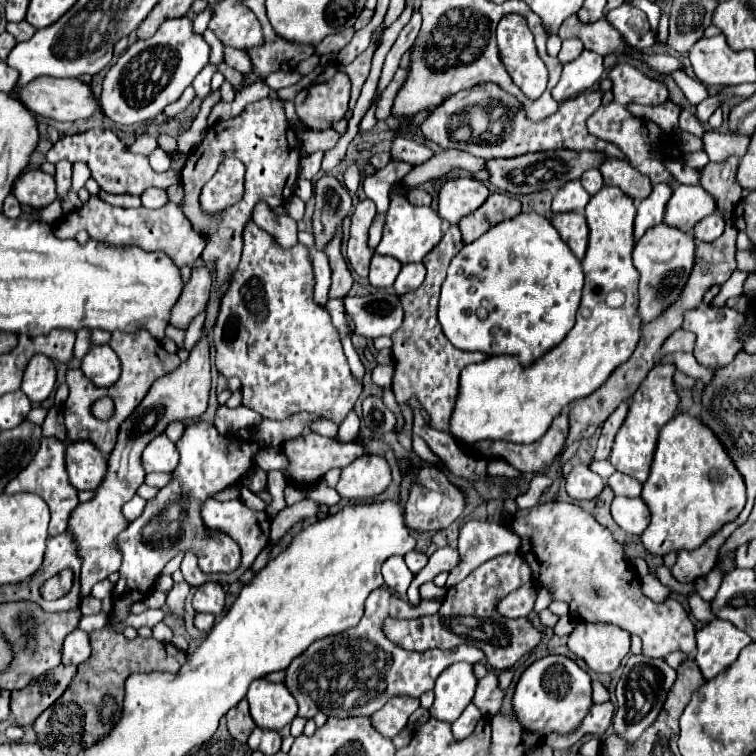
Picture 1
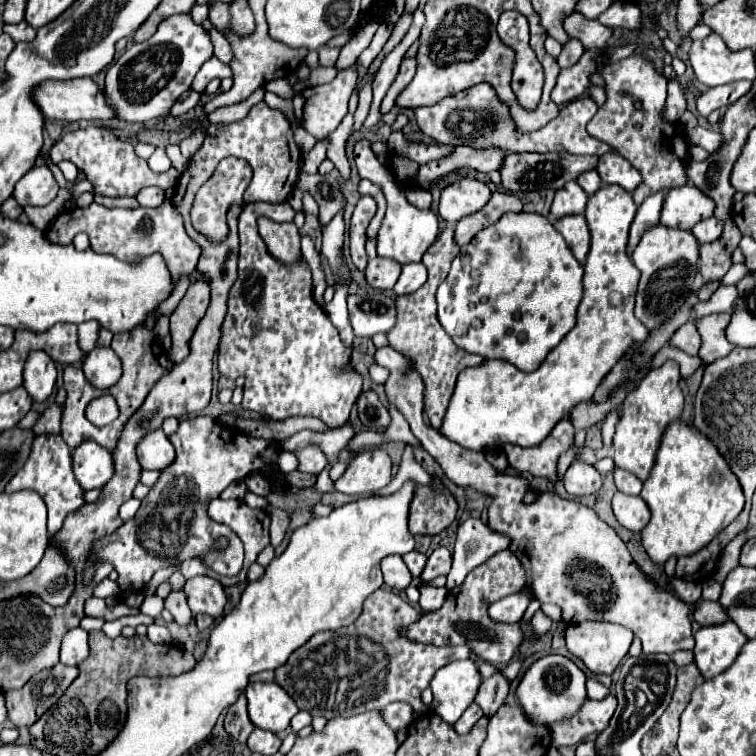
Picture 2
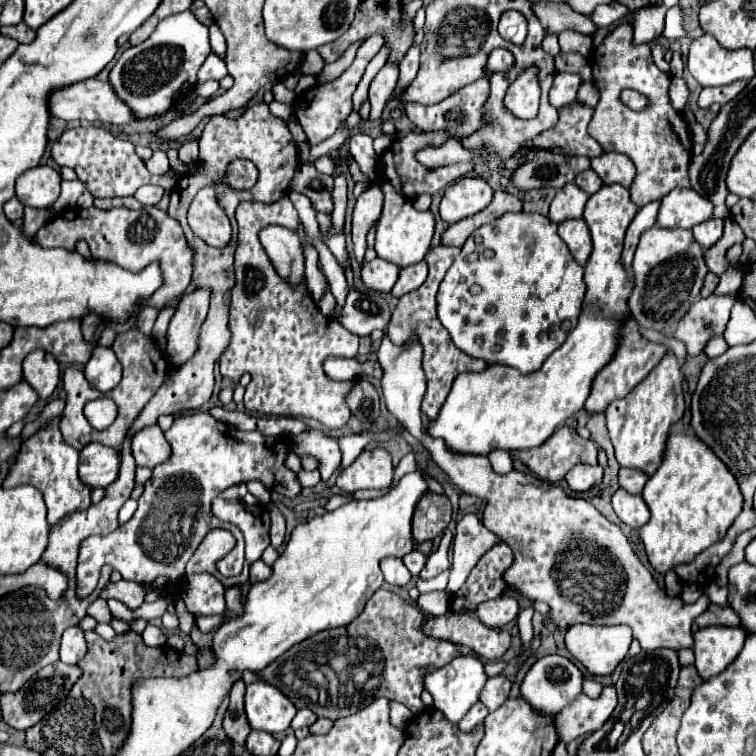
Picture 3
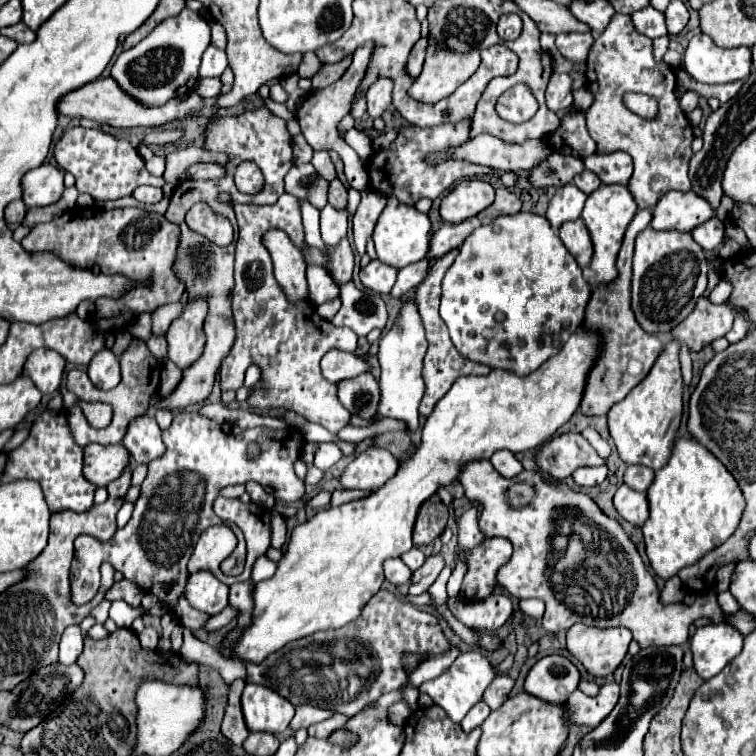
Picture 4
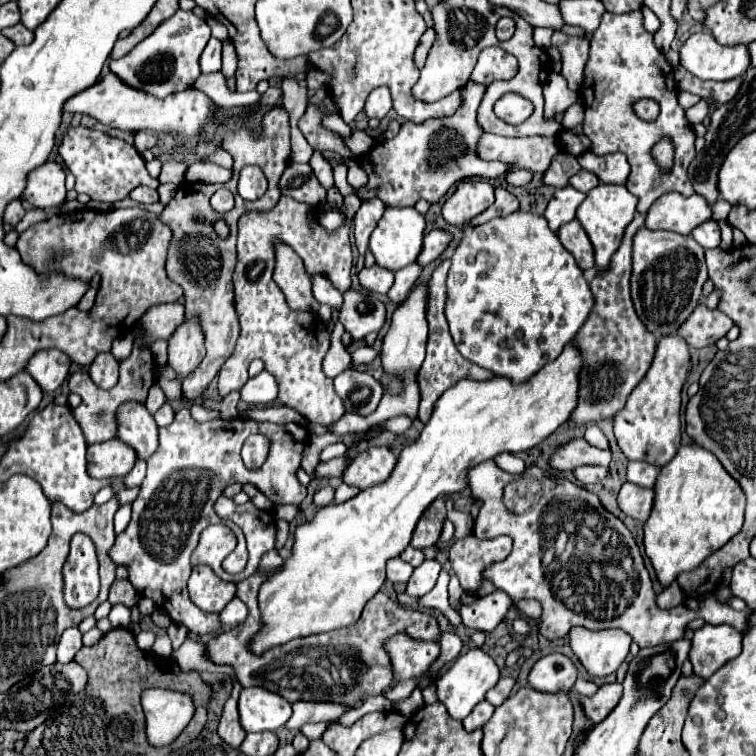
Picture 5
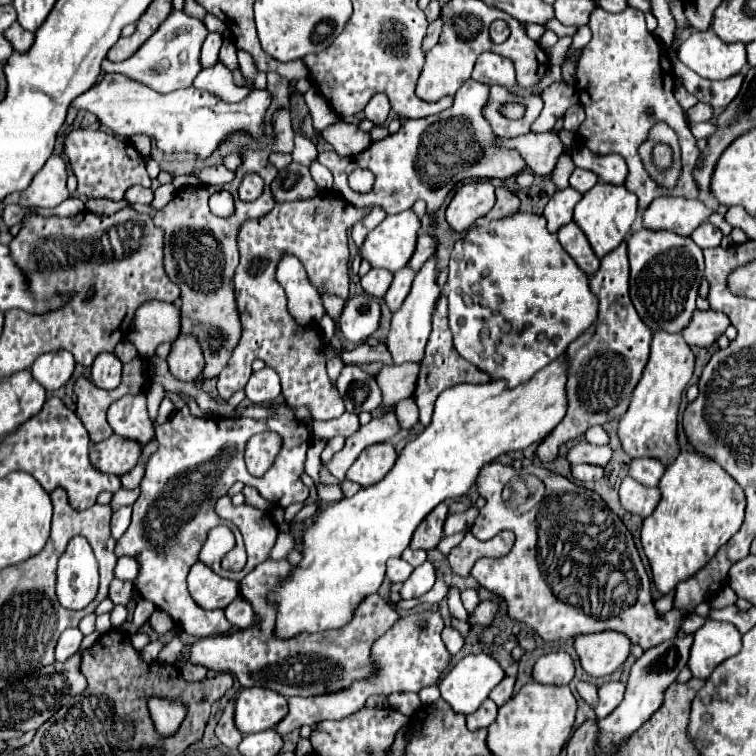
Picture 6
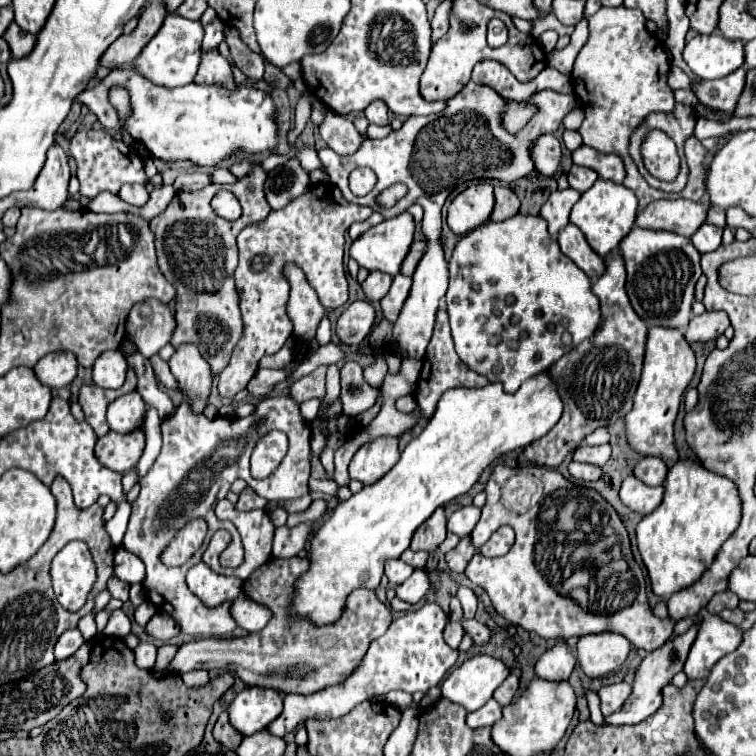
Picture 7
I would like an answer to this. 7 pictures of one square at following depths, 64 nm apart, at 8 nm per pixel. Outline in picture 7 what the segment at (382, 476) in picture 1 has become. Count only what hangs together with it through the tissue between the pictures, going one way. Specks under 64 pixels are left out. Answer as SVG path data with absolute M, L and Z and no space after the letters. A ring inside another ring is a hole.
M376 438L364 444L350 462L350 478L362 484L380 480L400 458L396 438Z

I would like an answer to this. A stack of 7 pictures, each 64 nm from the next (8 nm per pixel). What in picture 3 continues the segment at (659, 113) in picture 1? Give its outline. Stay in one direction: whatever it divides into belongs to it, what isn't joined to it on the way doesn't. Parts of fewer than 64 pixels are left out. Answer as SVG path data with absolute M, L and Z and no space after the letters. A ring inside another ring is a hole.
M672 78L672 82L670 82L670 102L672 102L672 108L676 112L682 112L684 106L686 106L686 100L688 100L686 82L682 78Z

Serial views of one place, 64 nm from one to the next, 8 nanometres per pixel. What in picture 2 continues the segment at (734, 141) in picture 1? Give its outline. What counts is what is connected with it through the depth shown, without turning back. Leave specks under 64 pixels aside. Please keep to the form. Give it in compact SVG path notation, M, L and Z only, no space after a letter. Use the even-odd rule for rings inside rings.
M700 126L694 128L694 130L688 130L688 136L692 138L694 144L702 146L708 154L716 154L722 148L722 144L724 144L724 138L722 138L720 132L716 132L716 130L704 130Z

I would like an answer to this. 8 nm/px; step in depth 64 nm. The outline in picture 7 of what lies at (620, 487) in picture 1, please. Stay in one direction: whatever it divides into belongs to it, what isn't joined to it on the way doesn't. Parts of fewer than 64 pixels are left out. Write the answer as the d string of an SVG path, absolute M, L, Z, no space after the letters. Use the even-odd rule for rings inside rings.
M646 456L634 466L632 474L648 486L660 486L668 474L668 468L666 468L664 460L654 458L654 456Z

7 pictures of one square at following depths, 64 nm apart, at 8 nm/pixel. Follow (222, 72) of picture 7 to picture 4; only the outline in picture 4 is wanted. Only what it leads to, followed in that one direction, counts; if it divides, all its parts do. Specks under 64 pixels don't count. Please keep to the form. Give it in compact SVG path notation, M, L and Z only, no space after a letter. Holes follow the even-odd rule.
M204 78L204 80L198 82L196 92L202 98L216 98L220 94L220 88L222 88L222 82L218 78ZM271 99L263 100L263 102L273 114L283 118L286 121L290 121L295 117L294 114L287 109L284 103L277 103Z

